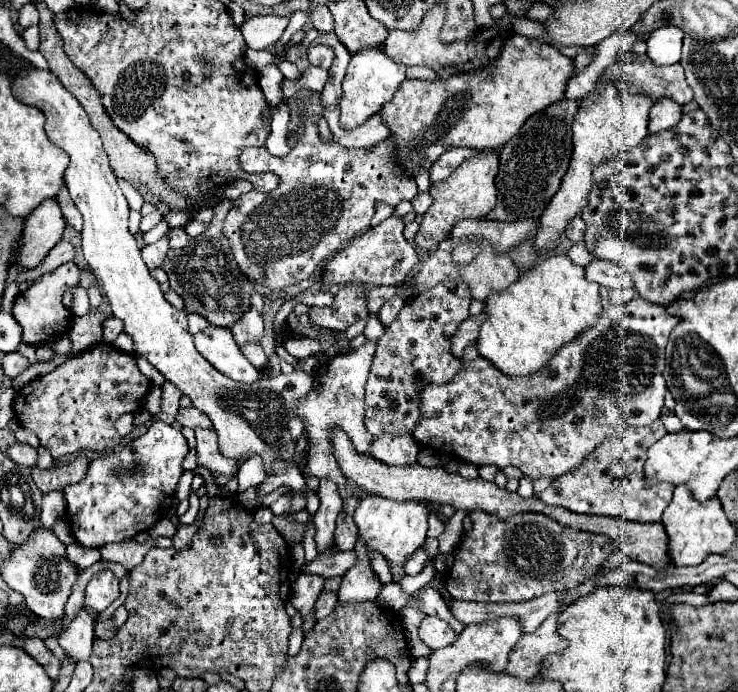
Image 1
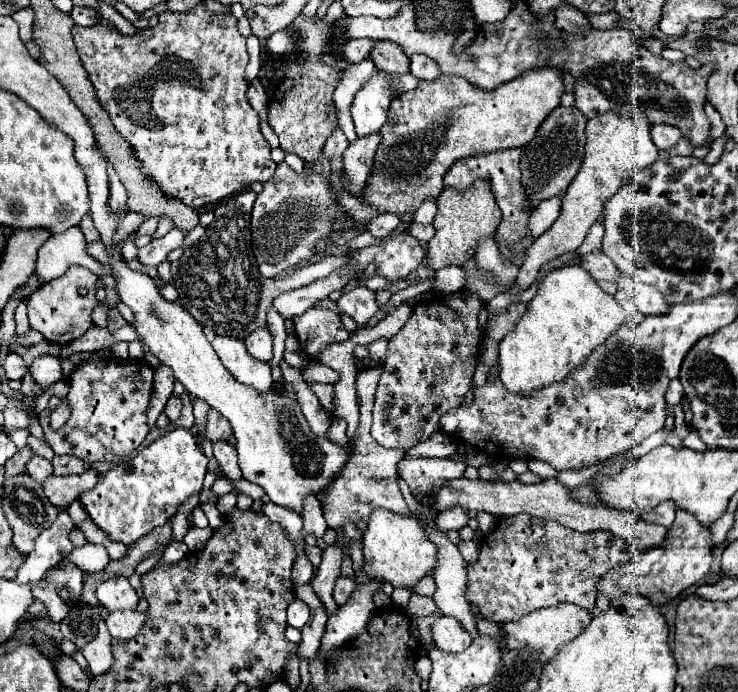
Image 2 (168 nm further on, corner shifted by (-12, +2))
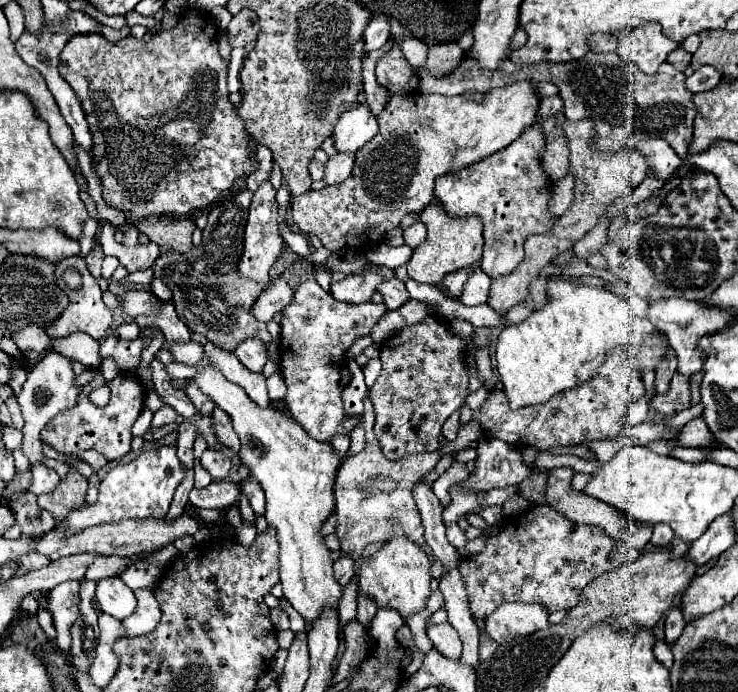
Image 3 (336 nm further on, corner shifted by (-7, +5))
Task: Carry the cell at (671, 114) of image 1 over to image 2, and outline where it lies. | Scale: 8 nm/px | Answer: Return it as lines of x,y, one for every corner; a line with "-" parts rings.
656,124
652,126
652,142
656,144
658,150
668,150
680,140
680,130
672,128
668,124

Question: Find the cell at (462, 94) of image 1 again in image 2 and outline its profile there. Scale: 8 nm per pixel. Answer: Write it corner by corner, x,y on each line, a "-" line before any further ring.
552,68
526,72
494,90
480,90
458,76
420,82
418,88
392,100
388,122
380,130
382,140
372,174
360,200
382,214
390,212
400,218
414,214
424,200
440,196
442,178
454,162
528,144
544,118
560,104
562,94
562,74

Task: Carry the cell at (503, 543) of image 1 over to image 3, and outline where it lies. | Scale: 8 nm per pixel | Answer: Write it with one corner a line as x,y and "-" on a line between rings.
535,505
529,511
525,511
519,519
505,525
499,533
487,537
485,549
479,555
471,555
461,561
459,569
467,583
469,593
469,605
471,613
477,619
487,619
499,605
507,601
521,601
521,603
541,603
551,613
559,609
573,609
579,603
579,595
583,587
593,581
595,577
603,575
609,569
619,567
625,561
637,559
637,551
629,547
625,541
609,539
603,529
593,525
577,525
567,521
561,513
553,511
547,505

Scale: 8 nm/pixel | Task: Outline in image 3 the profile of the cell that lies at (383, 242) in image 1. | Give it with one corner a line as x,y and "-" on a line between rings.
275,281
273,285
269,285
255,301
253,305
253,315
263,321
263,323
269,323
273,319
273,315
281,309
285,309
287,305
291,305
293,301
293,289
289,287
289,283
285,281

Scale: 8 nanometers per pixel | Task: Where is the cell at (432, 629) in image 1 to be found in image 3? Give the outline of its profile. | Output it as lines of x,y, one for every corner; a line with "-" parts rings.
441,623
441,625
431,625
427,629
429,639
433,641
433,647
443,653
449,659
459,659
461,657
461,641
457,631
449,625
449,623

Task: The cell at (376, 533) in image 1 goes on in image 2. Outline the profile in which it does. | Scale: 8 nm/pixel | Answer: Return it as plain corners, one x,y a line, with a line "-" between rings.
376,510
370,516
364,534
364,572
370,578
390,582
394,588
412,590
424,576
432,576
438,566
438,550
426,538
426,532
416,516
400,516
388,510

